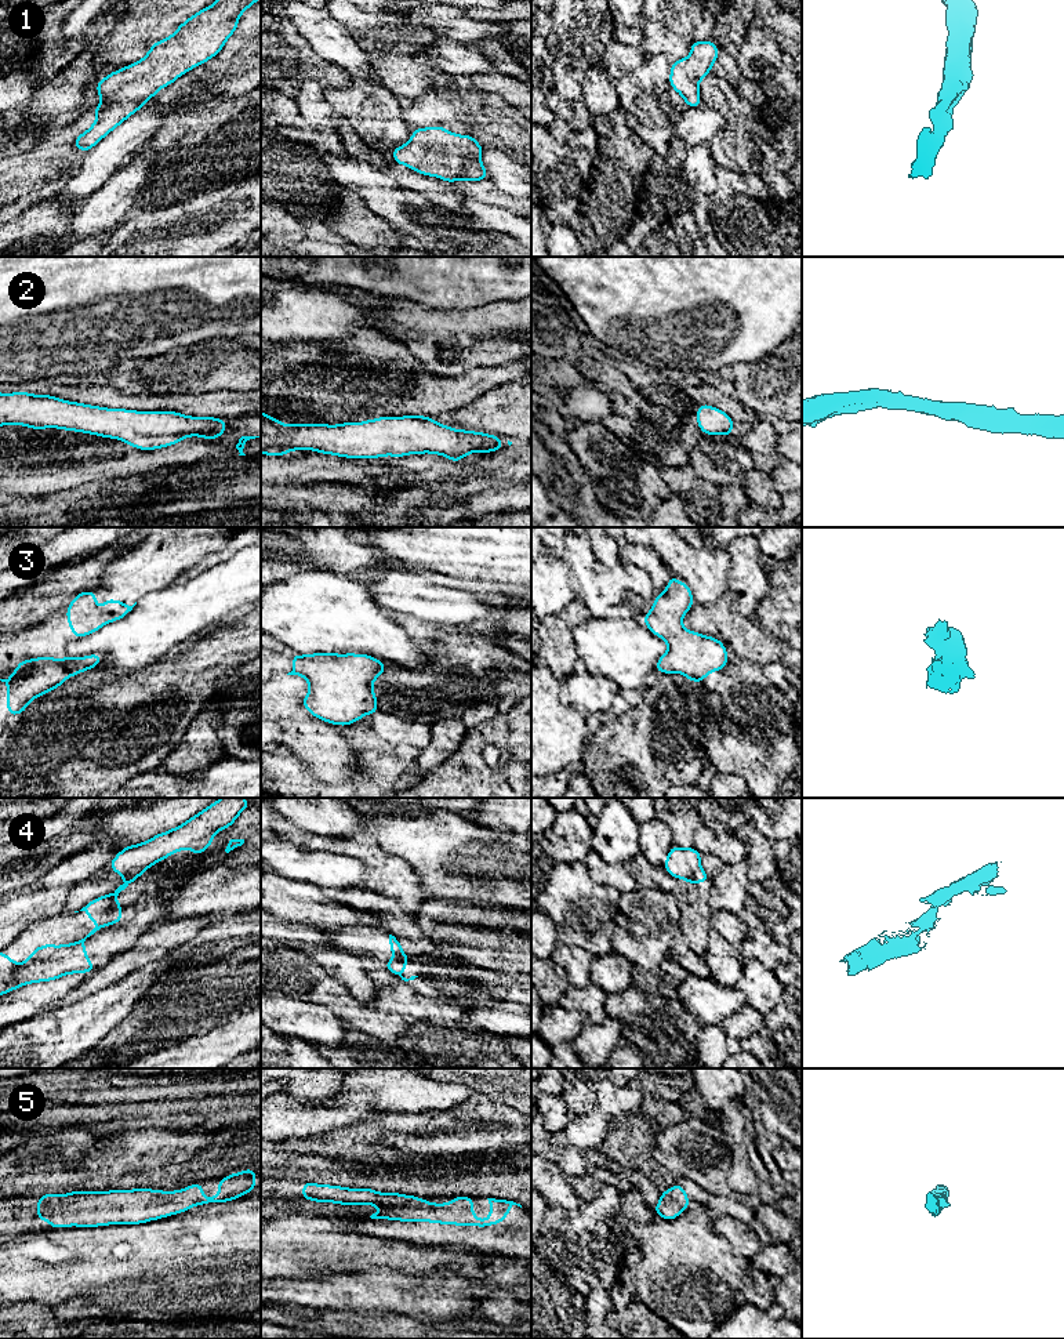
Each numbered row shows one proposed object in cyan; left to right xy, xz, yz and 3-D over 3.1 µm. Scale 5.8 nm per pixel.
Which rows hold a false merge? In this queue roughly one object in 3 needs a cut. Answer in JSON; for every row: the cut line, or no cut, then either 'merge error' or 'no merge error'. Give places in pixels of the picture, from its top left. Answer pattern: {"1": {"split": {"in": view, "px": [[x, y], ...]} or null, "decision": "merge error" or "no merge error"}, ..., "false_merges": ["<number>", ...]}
{"1": {"split": null, "decision": "no merge error"}, "2": {"split": null, "decision": "no merge error"}, "3": {"split": null, "decision": "no merge error"}, "4": {"split": {"in": "yz", "px": [[700, 867], [693, 873], [693, 885]]}, "decision": "merge error"}, "5": {"split": null, "decision": "no merge error"}, "false_merges": ["4"]}

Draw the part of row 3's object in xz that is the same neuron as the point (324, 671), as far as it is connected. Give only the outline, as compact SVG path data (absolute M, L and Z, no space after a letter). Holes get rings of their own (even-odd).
M313 653L295 654L293 671L287 675L304 676L309 682L309 693L301 701L311 715L331 725L348 726L367 714L378 712L373 682L386 670L386 665L368 654Z

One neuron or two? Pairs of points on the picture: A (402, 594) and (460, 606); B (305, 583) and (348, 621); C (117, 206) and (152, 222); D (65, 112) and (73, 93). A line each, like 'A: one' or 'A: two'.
A: one
B: one
C: two
D: two

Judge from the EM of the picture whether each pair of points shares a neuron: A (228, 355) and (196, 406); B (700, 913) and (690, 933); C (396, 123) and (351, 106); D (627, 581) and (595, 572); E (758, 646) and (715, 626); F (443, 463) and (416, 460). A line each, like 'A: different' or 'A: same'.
A: different
B: same
C: same
D: same
E: same
F: same

